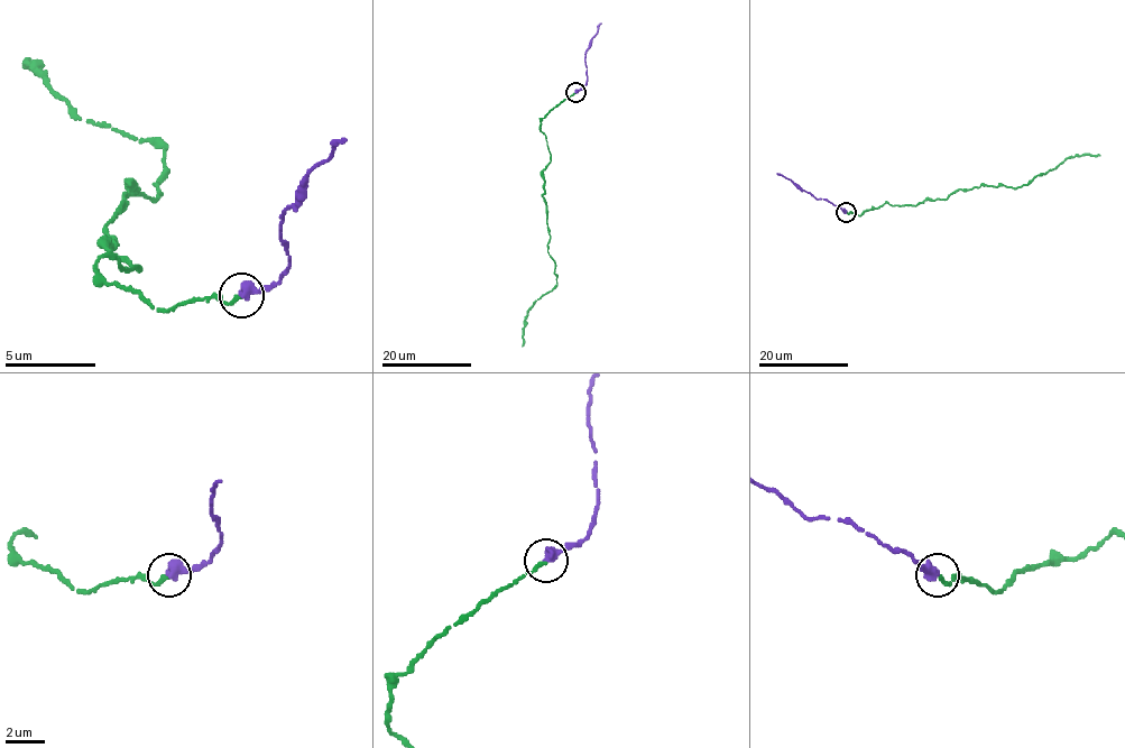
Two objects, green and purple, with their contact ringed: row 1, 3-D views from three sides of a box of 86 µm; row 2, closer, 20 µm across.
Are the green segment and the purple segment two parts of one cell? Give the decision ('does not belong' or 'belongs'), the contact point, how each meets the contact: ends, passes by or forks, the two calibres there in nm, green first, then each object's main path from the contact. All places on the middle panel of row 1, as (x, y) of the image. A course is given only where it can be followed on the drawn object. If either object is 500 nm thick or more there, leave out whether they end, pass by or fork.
belongs; at (575, 92); 240 nm thick on the green side, 500 nm on the other; green runs (575, 92), (541, 121), (551, 162), (543, 171), (547, 251), (558, 285), (537, 298), (526, 315), (522, 345); purple runs (575, 92), (587, 84), (586, 53), (601, 24)

